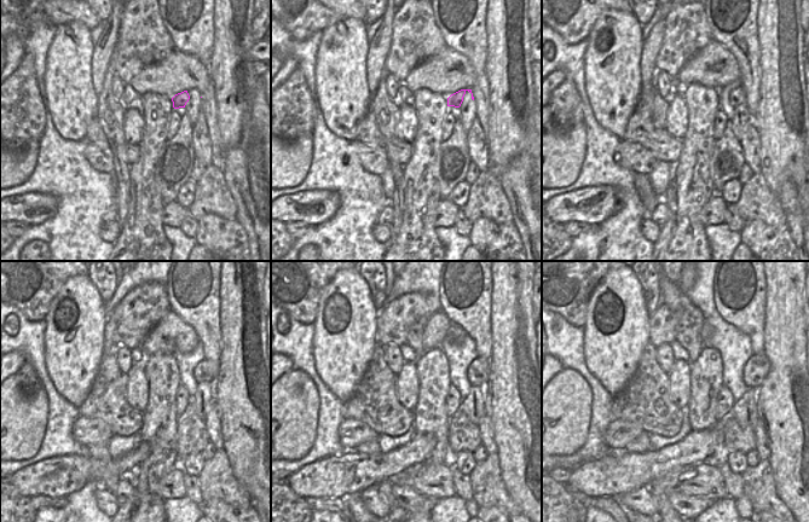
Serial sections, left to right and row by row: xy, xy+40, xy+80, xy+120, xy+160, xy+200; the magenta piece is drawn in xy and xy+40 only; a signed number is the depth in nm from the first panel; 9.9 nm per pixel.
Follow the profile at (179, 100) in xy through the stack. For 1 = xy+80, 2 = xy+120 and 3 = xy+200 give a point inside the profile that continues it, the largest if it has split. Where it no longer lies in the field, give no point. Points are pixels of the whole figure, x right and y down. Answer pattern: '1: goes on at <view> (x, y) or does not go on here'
1: goes on at xy+80 (737, 97)
2: goes on at xy+120 (202, 371)
3: goes on at xy+200 (756, 369)

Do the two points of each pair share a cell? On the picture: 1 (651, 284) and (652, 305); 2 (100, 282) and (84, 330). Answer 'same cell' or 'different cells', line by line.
1: same cell
2: different cells

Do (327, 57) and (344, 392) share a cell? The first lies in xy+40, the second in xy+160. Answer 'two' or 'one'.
one

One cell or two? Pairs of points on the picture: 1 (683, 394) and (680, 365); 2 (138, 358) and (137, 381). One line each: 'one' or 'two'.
1: one
2: two

